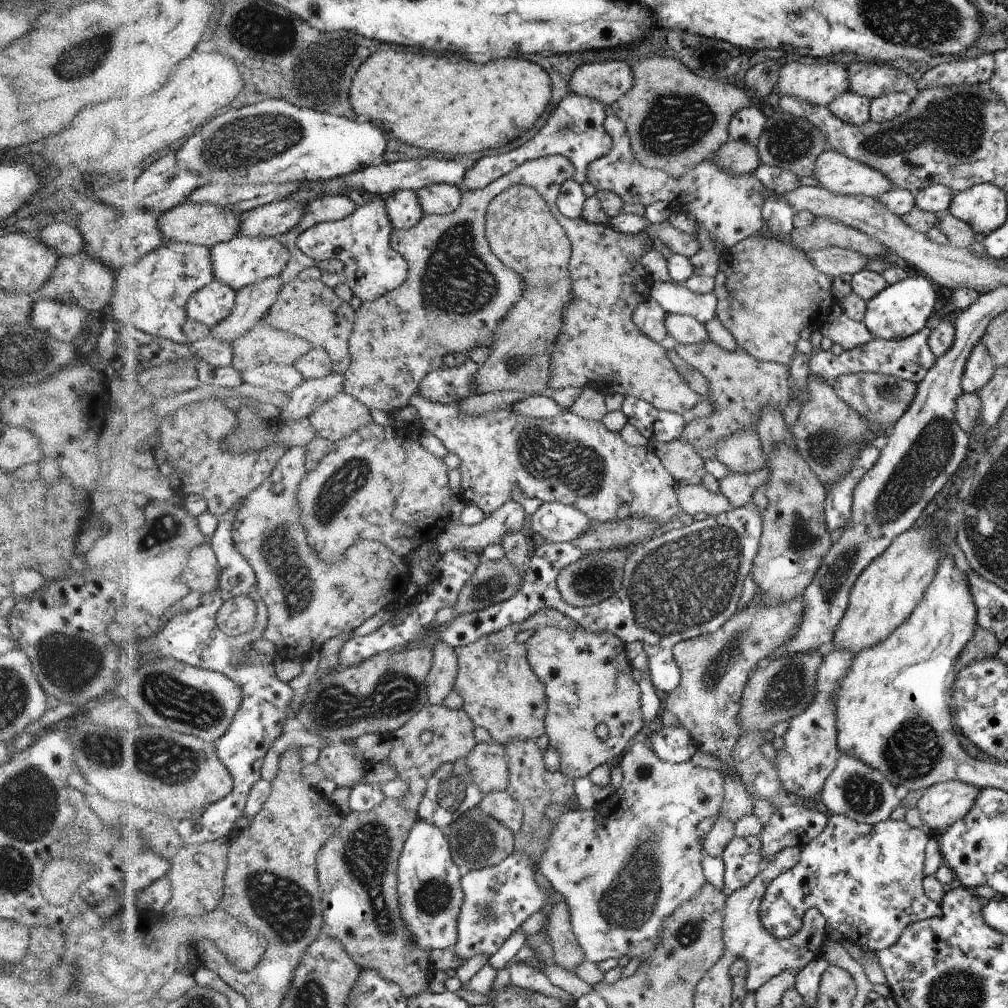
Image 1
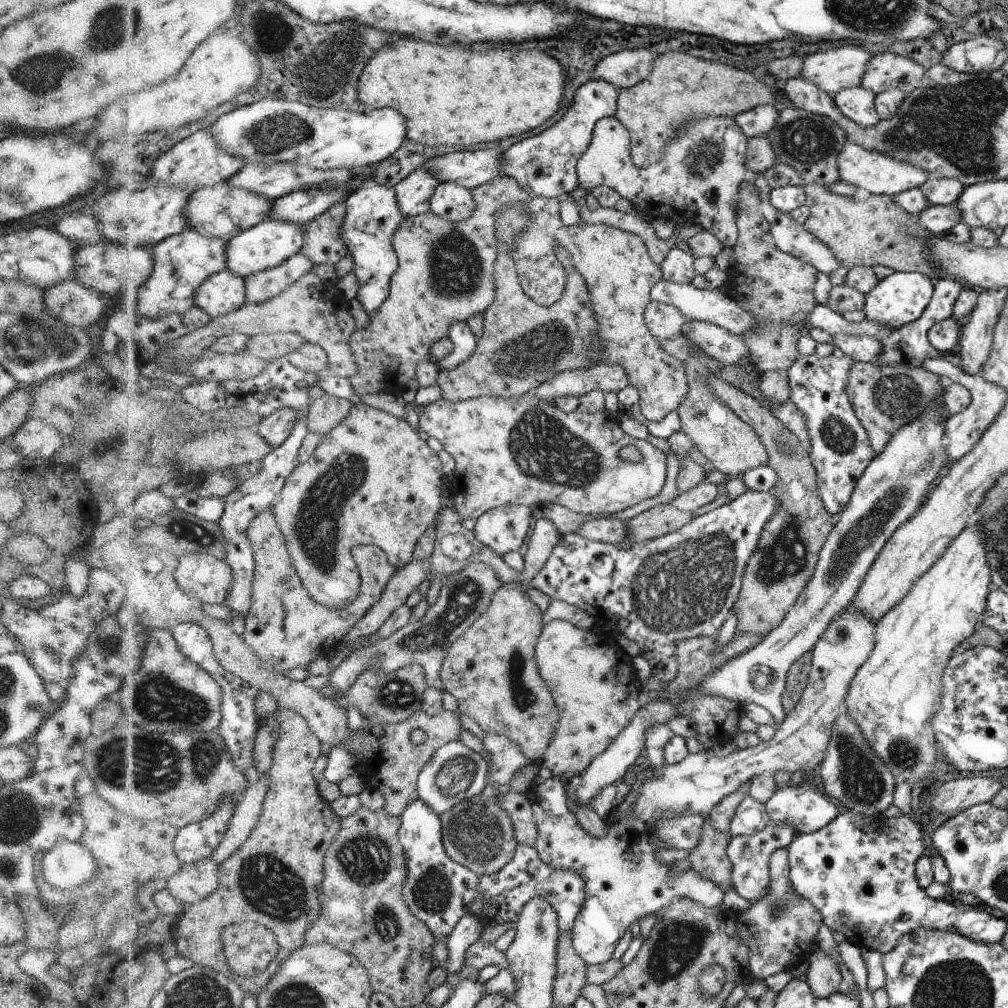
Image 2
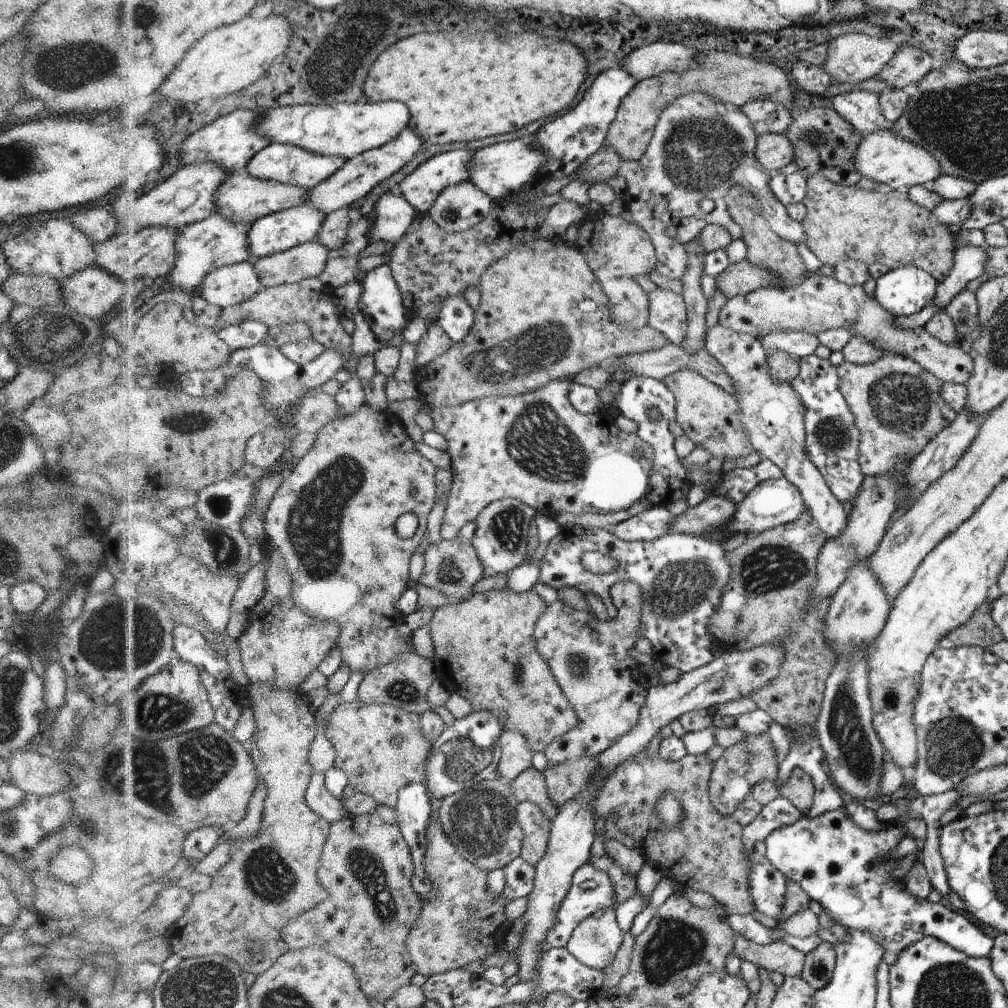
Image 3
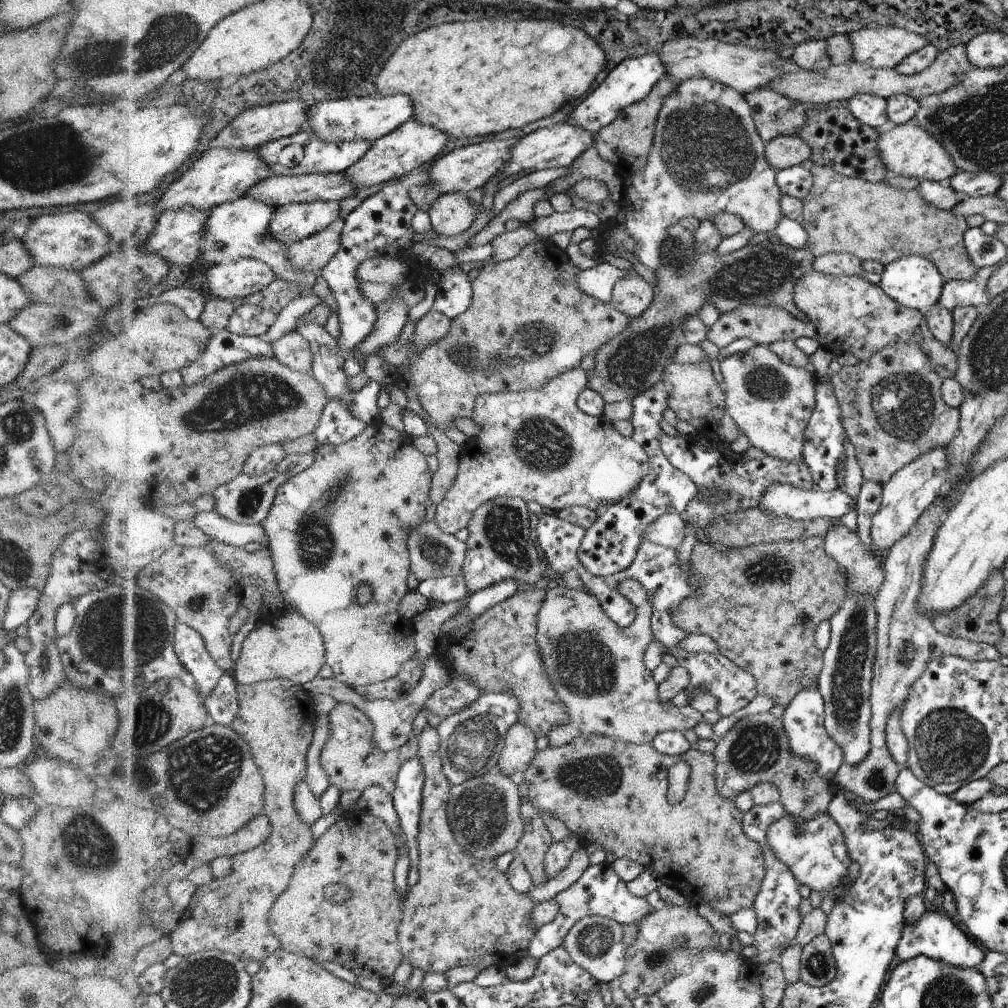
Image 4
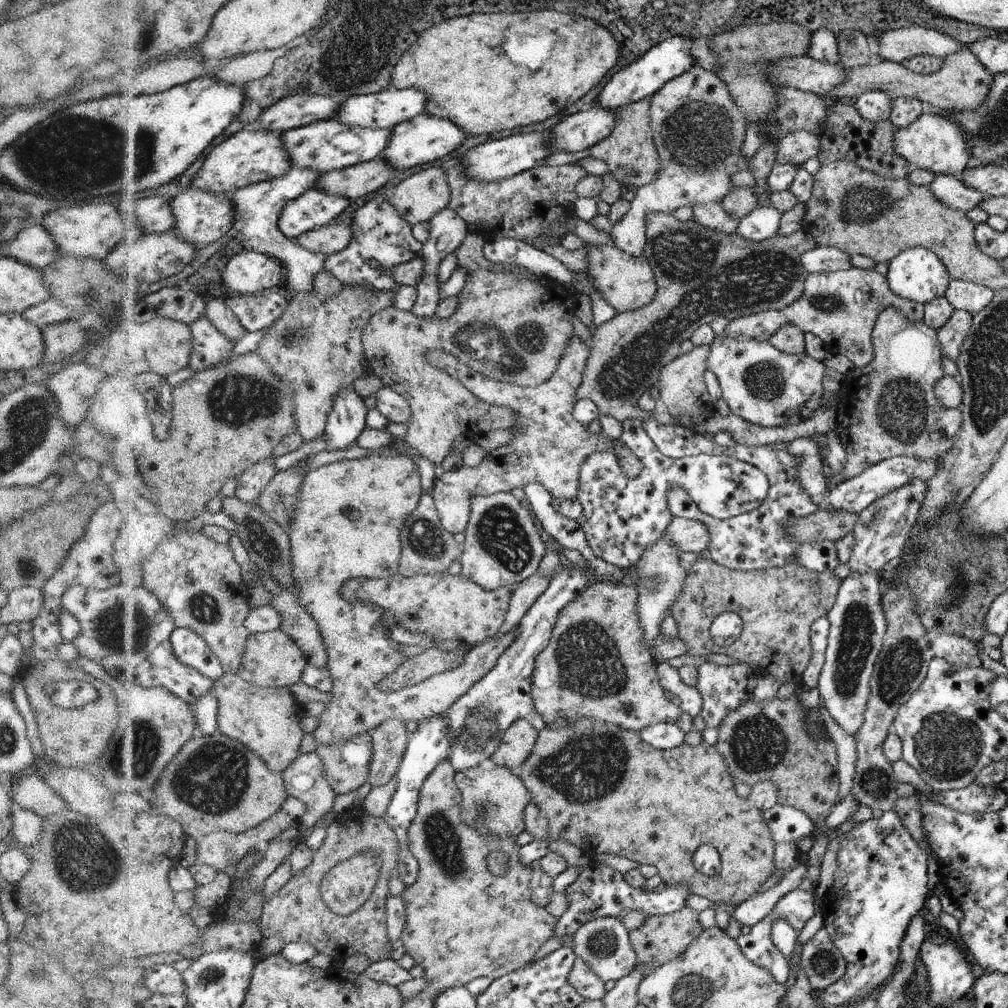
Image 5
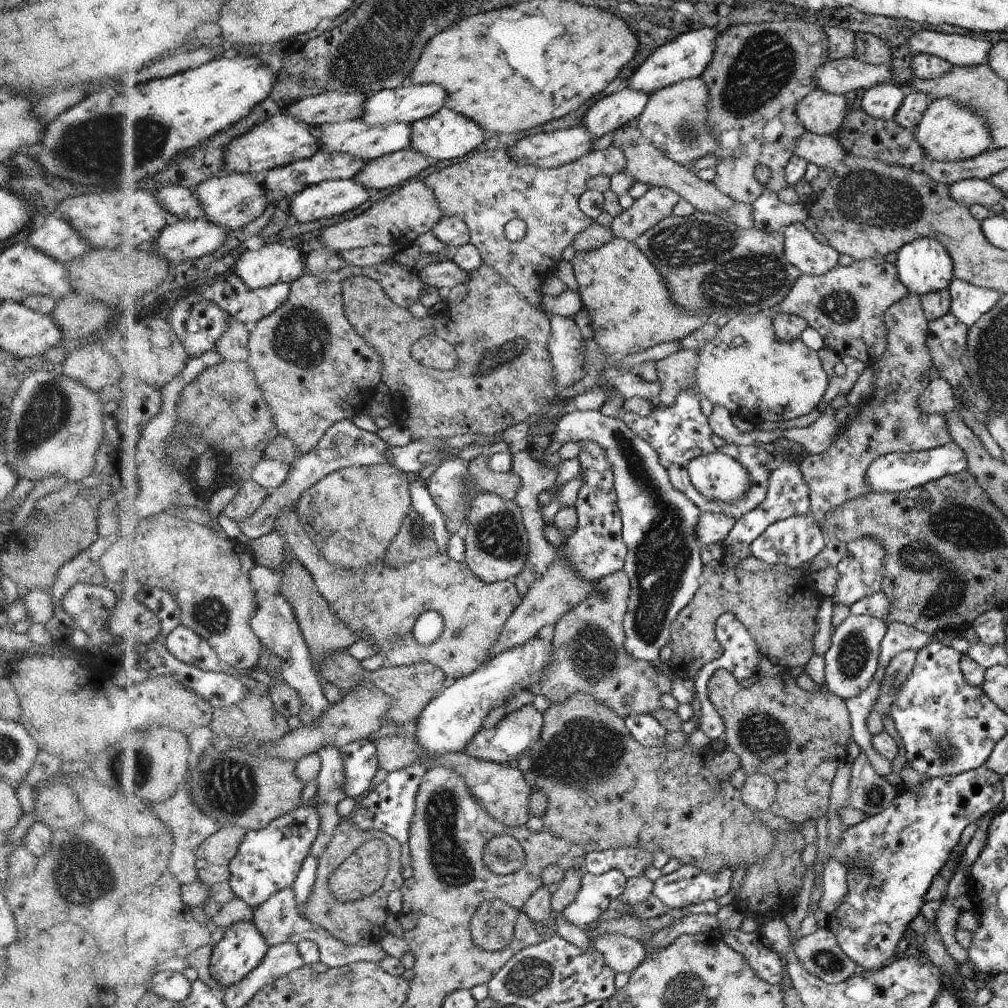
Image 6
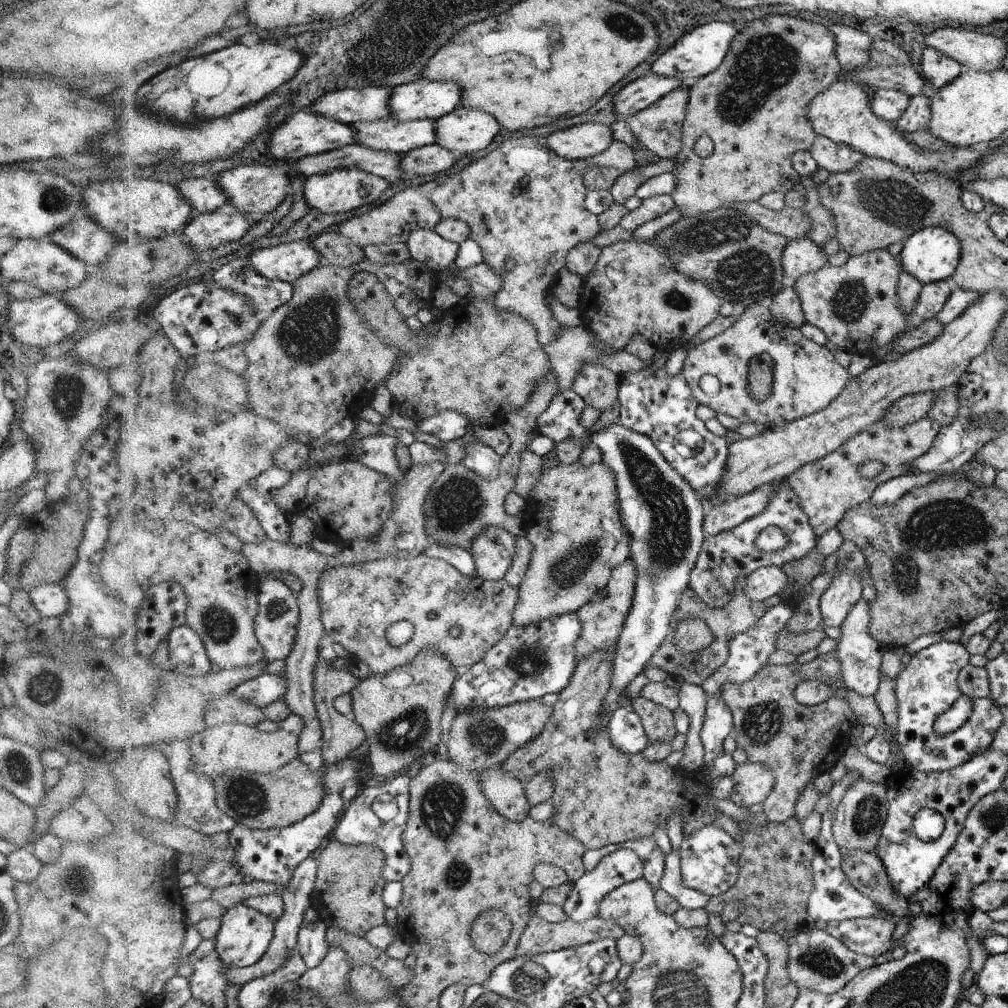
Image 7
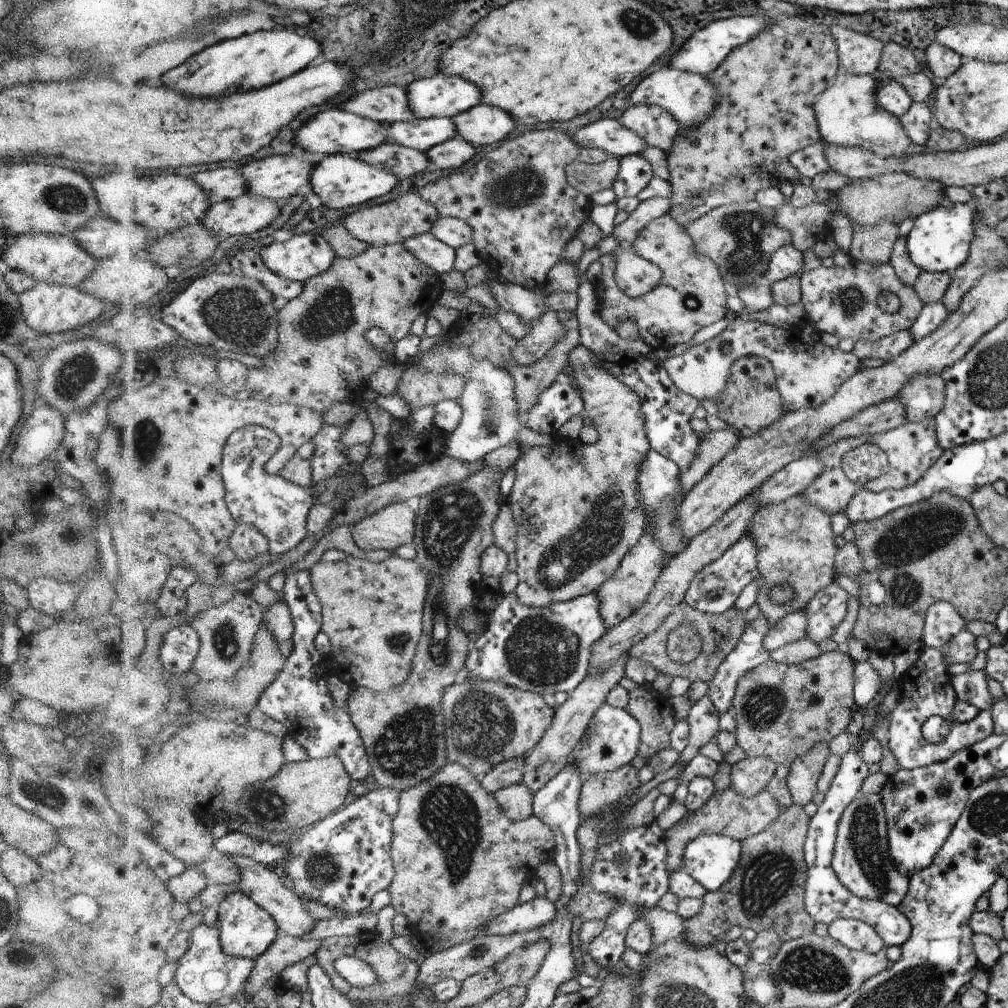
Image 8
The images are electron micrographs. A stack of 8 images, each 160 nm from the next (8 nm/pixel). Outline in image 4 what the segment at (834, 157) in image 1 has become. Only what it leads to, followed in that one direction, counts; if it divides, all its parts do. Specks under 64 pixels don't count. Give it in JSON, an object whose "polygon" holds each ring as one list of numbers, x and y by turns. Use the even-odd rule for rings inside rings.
{"polygon":[[914,120,904,125,896,125,888,132,882,132,878,136,878,154,890,175,910,176,920,182,930,180,947,183,959,171,944,146,930,132,920,128,920,124,915,124]]}

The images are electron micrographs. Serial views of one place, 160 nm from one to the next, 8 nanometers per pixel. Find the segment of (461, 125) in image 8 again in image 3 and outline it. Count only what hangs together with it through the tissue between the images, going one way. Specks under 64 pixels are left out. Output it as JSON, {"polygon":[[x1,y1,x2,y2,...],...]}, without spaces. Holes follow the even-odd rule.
{"polygon":[[410,126,404,128,404,131,400,132,395,140,390,140,387,144,382,144,378,148,350,159,332,178,322,182,317,188,310,189,311,195,308,202,313,203,316,208,320,208,322,212,326,212,328,215,344,208,352,209,354,202,358,202,361,198,364,200,375,186,390,178,414,159,422,146,426,146,424,138]]}

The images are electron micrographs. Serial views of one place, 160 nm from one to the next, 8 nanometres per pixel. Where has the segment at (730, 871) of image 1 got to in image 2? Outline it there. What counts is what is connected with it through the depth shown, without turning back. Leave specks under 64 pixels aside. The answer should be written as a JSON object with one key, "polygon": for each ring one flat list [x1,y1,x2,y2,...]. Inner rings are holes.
{"polygon":[[771,824,756,834,731,837,726,854,732,862,733,890,741,899,749,902,762,900,770,886,770,856,782,847,788,847,796,837,797,831,792,824]]}

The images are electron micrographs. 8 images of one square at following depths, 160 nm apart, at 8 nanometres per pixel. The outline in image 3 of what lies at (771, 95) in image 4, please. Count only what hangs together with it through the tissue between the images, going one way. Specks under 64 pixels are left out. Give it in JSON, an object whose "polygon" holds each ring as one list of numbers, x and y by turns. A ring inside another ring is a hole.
{"polygon":[[752,100,743,108,743,112,751,118,751,124,758,136,772,133,784,135,794,120,784,106,772,100]]}

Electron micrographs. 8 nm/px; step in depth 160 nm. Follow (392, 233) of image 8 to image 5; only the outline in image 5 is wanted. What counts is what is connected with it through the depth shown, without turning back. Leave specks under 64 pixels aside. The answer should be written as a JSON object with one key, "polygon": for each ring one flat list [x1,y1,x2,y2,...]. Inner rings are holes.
{"polygon":[[440,167,426,168,404,178,385,198,411,227,431,222,448,207,450,188],[354,222,351,224,330,224,299,238,299,244,312,252,334,255,343,252,354,240]]}

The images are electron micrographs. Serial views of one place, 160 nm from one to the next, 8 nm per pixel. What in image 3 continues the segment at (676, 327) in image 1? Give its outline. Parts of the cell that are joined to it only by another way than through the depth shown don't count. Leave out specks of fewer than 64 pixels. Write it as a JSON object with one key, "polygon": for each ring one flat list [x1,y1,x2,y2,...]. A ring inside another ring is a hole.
{"polygon":[[722,327,707,330,705,348,714,354,734,384,734,396,740,406,740,422,748,434,749,442,762,459,774,462,803,494,808,512,827,540,842,536,848,528,848,507,840,503,827,485,826,478,810,460,806,444,807,409,803,398,790,382,774,380,771,374,770,353,762,340,726,331]]}

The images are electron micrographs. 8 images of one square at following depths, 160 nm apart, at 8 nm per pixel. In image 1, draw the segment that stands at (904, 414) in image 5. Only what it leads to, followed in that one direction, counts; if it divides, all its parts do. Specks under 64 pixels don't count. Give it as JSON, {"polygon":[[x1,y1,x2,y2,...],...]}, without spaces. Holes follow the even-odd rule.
{"polygon":[[860,372,838,377,833,390,838,399,842,400,850,410,854,410,866,422,870,422,870,430,878,438,882,432,888,433,903,417,904,412,907,412,915,400,917,386,910,380,872,372]]}

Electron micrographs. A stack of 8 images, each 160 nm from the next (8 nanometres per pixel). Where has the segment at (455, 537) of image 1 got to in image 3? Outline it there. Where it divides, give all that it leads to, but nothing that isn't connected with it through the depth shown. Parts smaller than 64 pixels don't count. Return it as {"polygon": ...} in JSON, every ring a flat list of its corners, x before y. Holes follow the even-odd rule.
{"polygon":[[514,499,498,500,484,508,483,513,475,521,476,532,470,541,484,568,482,579,498,574,508,575,520,564,526,563,526,542,528,542,526,538,534,514,537,514,534,508]]}

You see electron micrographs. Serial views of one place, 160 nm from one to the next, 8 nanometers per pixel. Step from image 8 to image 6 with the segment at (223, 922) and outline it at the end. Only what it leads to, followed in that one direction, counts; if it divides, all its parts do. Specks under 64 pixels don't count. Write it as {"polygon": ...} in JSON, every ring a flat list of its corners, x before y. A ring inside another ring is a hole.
{"polygon":[[243,920,232,924,226,938,214,946,210,965,211,976,221,984,224,991,228,990,252,974,264,962,270,949,271,946,268,944,267,938,260,934,258,925,254,920,247,922]]}

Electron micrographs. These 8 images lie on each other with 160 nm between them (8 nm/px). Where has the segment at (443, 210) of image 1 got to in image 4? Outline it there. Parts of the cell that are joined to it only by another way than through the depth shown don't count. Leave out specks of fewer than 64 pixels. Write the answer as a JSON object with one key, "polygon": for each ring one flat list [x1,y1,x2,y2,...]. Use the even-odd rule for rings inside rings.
{"polygon":[[442,193,428,210,431,230,445,237,459,235,474,224,481,210,483,206,479,207,476,202,472,202,466,193]]}

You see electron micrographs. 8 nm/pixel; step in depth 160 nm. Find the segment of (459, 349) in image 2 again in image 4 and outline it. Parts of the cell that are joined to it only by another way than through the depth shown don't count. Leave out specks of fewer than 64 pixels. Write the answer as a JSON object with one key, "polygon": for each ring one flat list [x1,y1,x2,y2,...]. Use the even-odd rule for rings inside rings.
{"polygon":[[452,268,439,276,433,310,446,314,450,321,468,310,472,301,471,280,469,272,462,268]]}

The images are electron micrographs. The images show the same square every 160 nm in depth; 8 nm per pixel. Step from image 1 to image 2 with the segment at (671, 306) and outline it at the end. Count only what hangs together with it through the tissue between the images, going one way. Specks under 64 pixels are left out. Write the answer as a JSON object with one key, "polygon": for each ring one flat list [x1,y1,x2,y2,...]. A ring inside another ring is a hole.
{"polygon":[[662,279,651,288,650,300,651,302,664,302,665,304,676,306,684,314,686,320,705,321,719,325,721,328,727,329,728,332,734,332,735,334,746,334,746,332,750,332,752,326,756,326,754,316,750,312,746,312,740,304,736,304,723,287,714,290,698,290,690,283,676,284]]}

